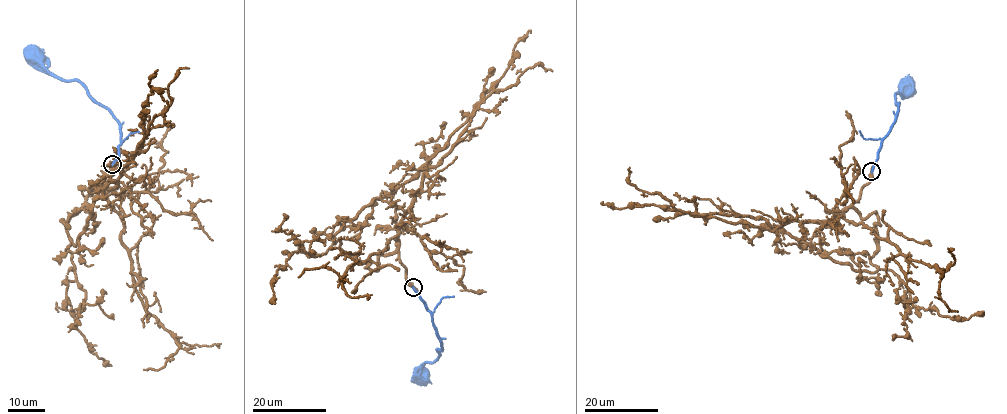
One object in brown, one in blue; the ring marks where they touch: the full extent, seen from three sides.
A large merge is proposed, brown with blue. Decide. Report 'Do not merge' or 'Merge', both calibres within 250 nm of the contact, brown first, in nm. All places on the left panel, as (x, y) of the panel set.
Do not merge. Thickness 280 nm (brown) against 300 nm

